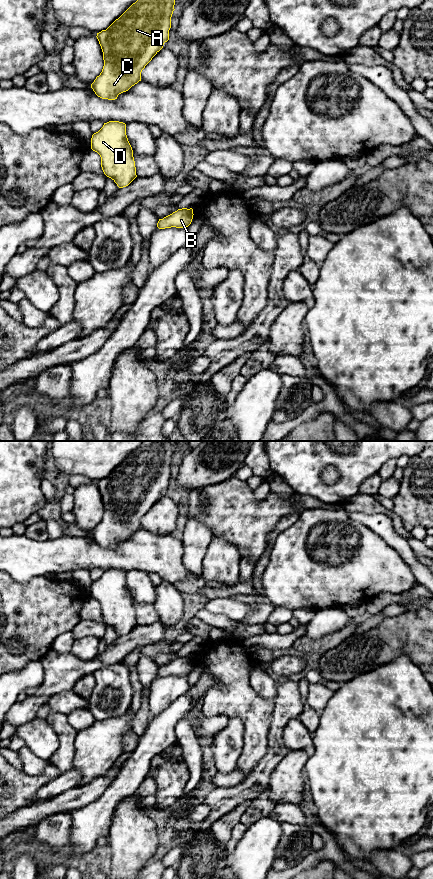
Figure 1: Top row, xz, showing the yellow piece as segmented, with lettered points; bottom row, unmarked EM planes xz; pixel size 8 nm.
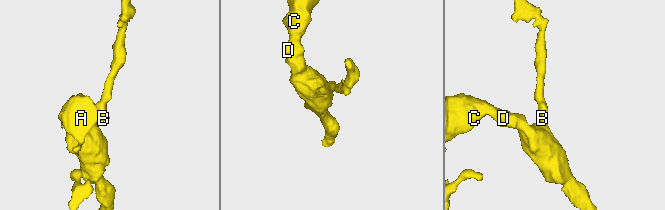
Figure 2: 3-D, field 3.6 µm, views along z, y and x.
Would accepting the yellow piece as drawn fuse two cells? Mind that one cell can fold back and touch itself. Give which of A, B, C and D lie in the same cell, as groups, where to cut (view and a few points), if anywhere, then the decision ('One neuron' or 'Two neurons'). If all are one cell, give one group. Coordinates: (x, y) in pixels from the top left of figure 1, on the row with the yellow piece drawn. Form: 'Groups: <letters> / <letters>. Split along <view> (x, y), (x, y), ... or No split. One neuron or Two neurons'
Groups: A B C D. No split. One neuron

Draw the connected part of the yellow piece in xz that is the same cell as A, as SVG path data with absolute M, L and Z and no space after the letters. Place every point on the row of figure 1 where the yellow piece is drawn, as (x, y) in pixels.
M137 0L106 30L97 33L104 66L91 88L98 97L115 100L141 81L142 70L169 40L174 5L175 0Z

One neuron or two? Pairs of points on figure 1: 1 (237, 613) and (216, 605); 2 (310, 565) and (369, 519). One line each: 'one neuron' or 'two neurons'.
1: one neuron
2: two neurons

